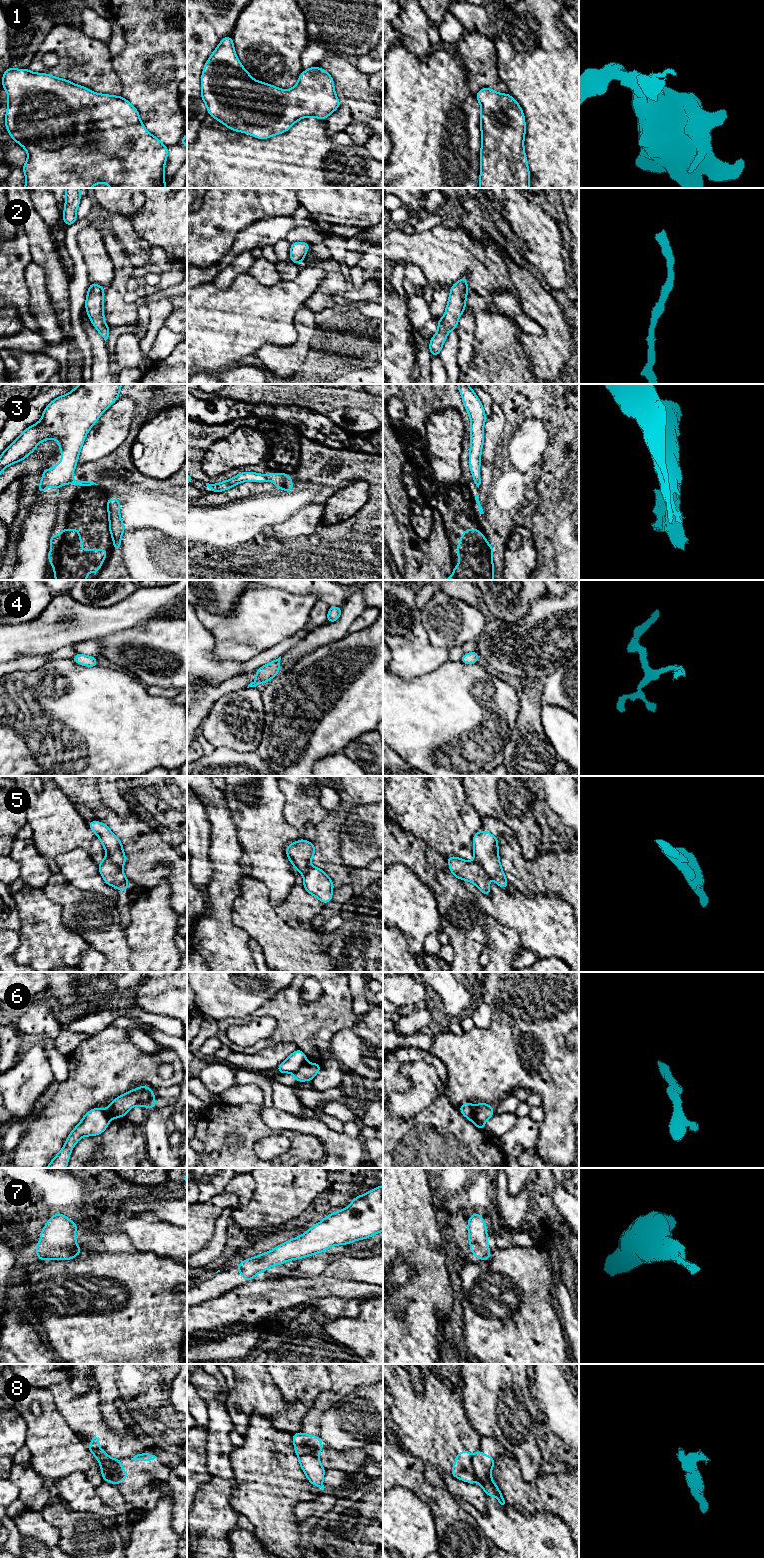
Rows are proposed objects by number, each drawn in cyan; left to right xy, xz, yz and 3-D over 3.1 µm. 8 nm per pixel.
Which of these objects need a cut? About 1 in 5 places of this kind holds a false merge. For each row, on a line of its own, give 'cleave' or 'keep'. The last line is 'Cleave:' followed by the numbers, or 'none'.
1: keep
2: keep
3: cleave
4: keep
5: cleave
6: cleave
7: keep
8: cleave
Cleave: 3, 5, 6, 8

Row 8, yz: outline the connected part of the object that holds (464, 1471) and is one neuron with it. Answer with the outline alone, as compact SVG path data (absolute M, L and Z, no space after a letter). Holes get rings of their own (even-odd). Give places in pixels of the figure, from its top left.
M463 1447L462 1453L455 1456L451 1475L467 1483L475 1482L475 1474L471 1462L472 1456Z

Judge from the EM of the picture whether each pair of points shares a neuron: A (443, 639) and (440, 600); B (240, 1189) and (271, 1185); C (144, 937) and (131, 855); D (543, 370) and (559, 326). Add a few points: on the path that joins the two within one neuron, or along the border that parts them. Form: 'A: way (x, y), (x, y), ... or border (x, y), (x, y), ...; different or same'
A: way (443, 629), (443, 610); same
B: border (253, 1178), (253, 1196), (241, 1206); different
C: border (165, 878), (146, 892); different
D: way (554, 359), (559, 354), (559, 337); same

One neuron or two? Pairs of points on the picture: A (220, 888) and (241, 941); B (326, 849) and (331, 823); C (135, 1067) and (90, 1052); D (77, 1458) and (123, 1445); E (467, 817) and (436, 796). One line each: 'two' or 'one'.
A: one
B: one
C: one
D: two
E: one

